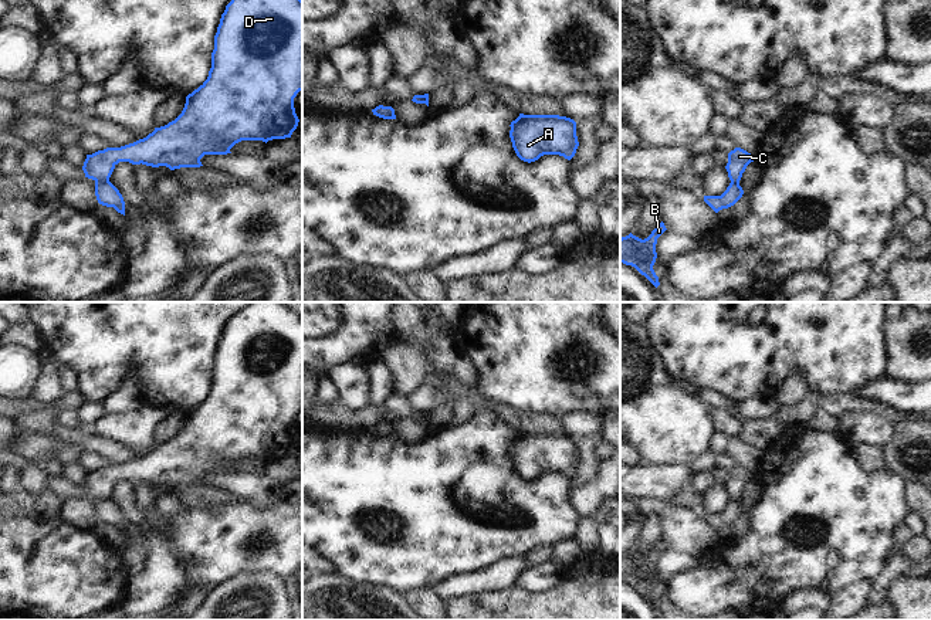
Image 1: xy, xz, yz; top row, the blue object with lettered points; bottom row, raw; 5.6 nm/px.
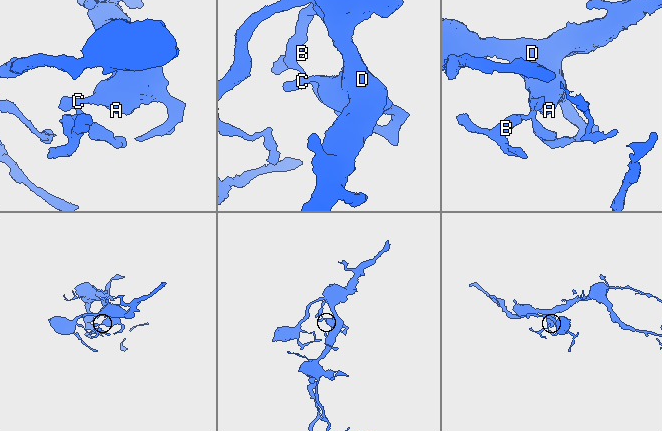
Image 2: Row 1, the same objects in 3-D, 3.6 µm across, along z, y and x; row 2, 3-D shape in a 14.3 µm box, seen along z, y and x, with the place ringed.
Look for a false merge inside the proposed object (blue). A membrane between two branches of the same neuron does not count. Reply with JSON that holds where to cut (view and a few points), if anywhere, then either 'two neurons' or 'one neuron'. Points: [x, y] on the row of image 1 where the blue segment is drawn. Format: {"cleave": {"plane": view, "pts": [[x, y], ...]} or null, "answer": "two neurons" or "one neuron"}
{"cleave": {"plane": "xy", "pts": [[95, 180], [108, 182]]}, "answer": "two neurons"}

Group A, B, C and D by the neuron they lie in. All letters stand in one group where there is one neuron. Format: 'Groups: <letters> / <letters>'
Groups: A C D / B.

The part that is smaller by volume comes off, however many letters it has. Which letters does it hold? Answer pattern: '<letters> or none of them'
B.

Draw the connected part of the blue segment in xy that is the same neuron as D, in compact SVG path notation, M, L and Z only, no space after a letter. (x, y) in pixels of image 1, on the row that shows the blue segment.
M231 0L214 35L207 79L186 96L182 114L146 138L87 155L82 170L95 182L109 182L119 162L200 167L204 155L227 155L241 140L291 138L298 126L294 98L302 91L302 0Z

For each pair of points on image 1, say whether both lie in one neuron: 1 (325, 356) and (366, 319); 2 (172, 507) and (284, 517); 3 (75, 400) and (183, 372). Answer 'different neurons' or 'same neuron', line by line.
1: same neuron
2: different neurons
3: different neurons

